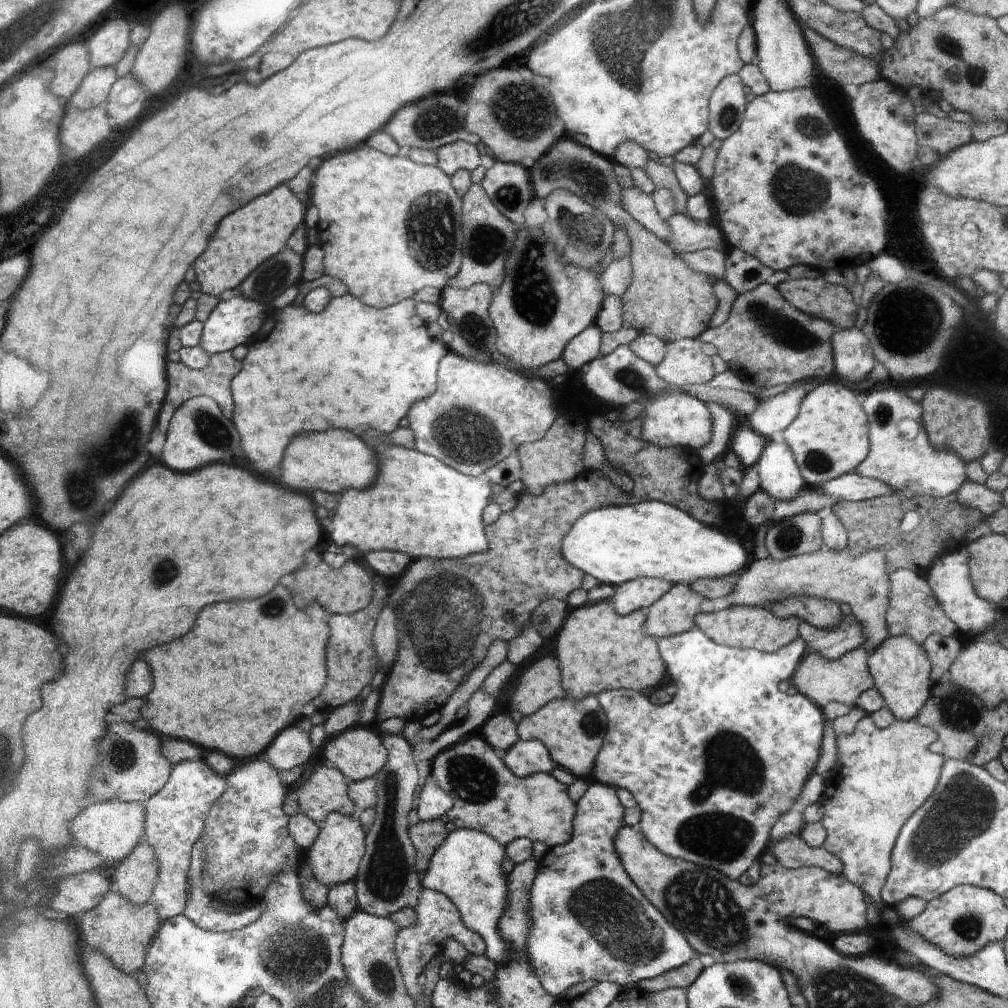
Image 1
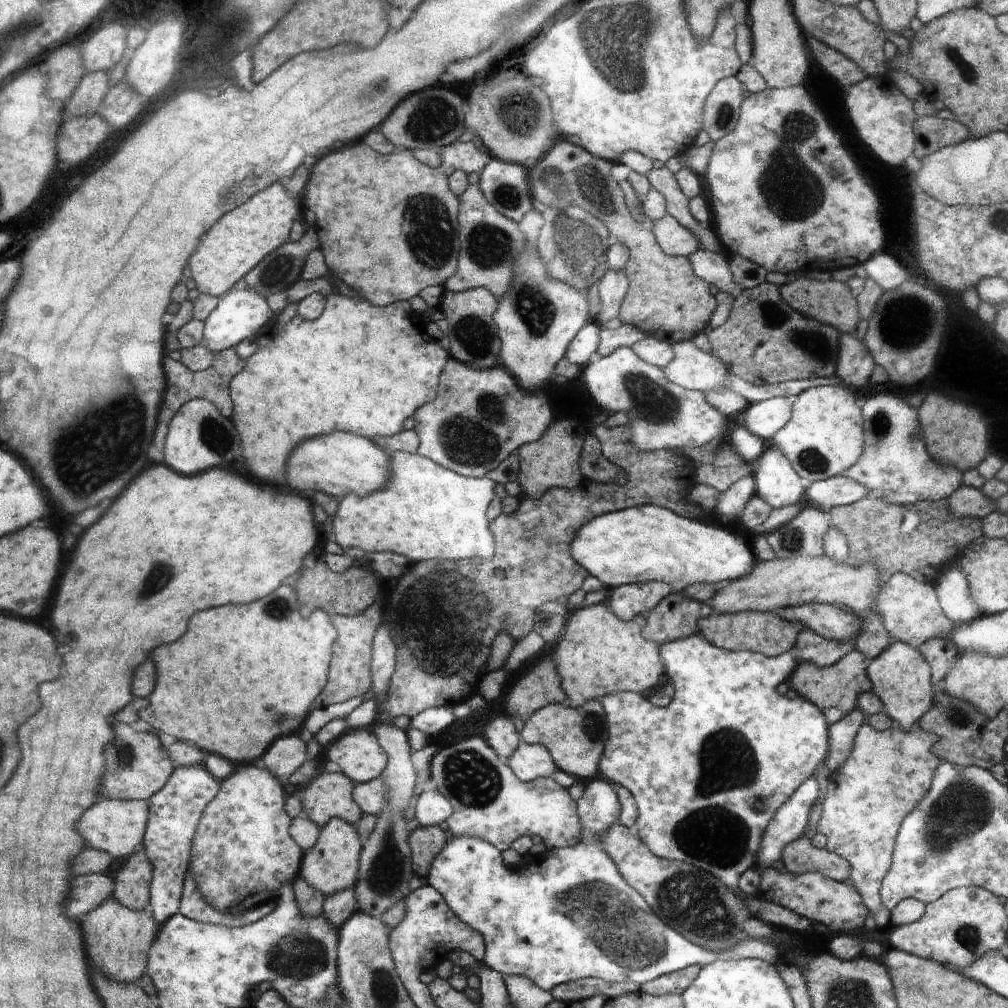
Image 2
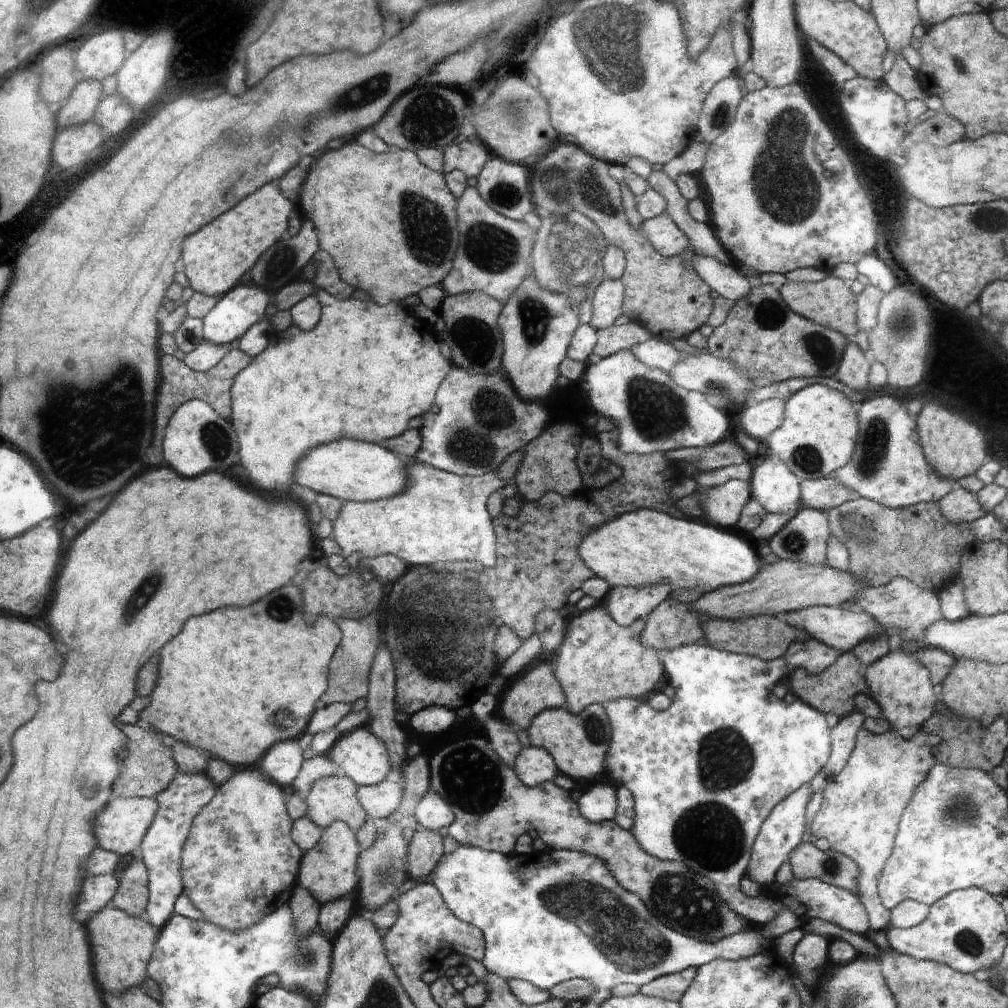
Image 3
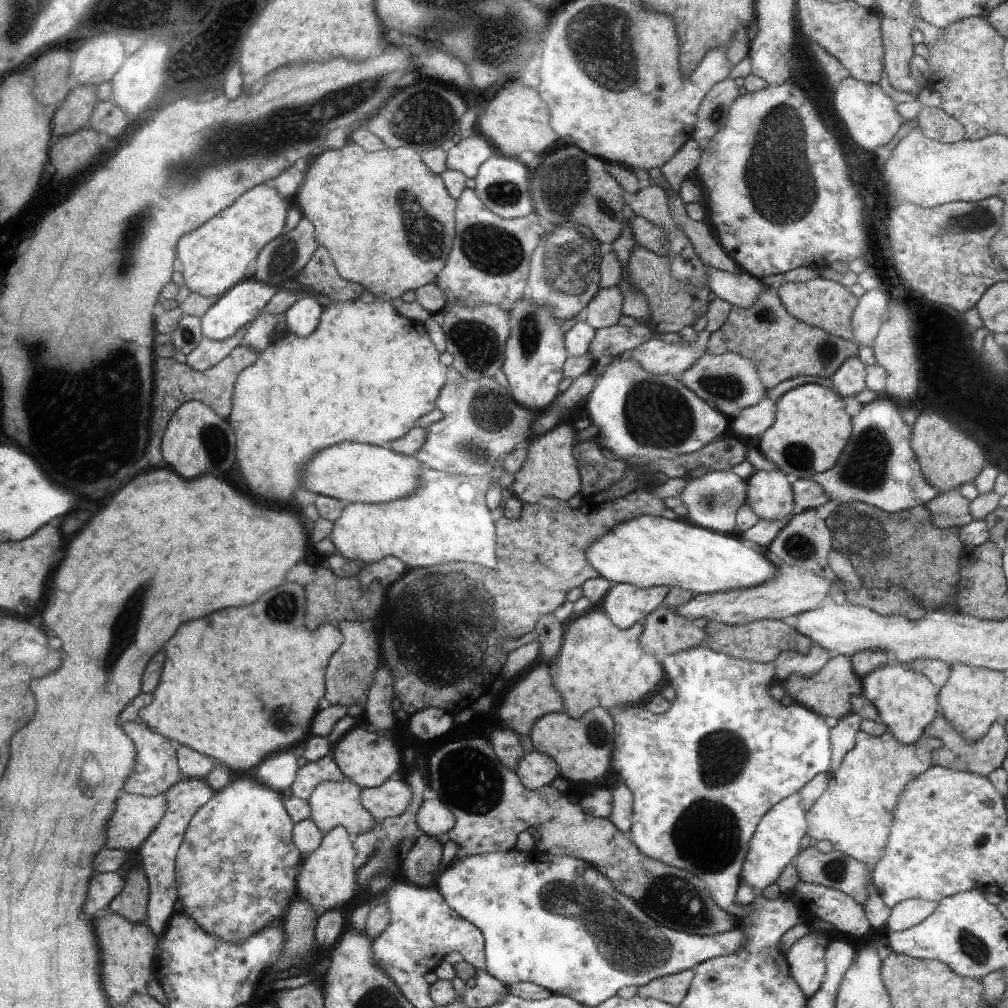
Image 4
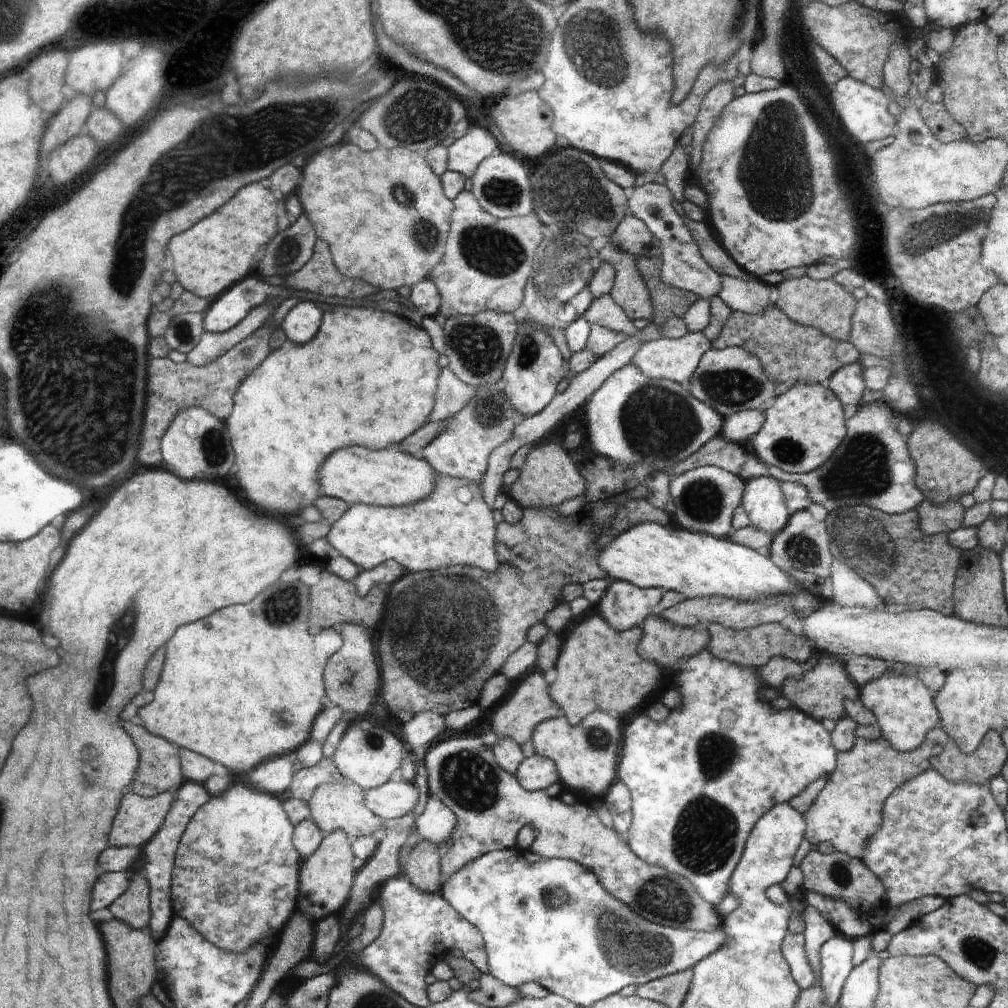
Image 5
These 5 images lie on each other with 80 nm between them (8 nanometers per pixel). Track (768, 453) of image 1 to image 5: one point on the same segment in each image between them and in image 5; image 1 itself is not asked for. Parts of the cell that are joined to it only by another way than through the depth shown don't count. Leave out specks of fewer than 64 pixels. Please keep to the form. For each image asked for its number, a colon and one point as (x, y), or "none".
2: (777, 483)
3: (773, 485)
4: (769, 493)
5: (763, 498)

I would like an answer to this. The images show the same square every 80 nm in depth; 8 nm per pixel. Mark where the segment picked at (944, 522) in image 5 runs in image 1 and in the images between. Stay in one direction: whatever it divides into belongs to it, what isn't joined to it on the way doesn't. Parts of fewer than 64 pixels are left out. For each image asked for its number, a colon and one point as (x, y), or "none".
1: (979, 496)
2: (968, 500)
3: (960, 506)
4: (951, 509)

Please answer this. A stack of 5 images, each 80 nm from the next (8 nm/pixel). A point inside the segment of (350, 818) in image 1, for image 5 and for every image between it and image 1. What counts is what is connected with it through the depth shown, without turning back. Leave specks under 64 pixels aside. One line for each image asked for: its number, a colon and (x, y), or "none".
2: (331, 865)
3: (328, 871)
4: (327, 881)
5: (327, 875)

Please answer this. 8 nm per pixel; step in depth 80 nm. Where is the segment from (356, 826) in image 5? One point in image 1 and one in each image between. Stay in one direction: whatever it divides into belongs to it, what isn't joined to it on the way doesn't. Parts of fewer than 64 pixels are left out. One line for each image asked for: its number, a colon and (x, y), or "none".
1: (327, 789)
2: (329, 795)
3: (332, 798)
4: (333, 803)

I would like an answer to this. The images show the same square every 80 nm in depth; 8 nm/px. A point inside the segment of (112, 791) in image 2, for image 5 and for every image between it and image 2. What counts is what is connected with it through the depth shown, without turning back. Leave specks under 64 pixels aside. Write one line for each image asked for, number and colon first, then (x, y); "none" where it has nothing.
3: (149, 767)
4: (156, 772)
5: (161, 772)

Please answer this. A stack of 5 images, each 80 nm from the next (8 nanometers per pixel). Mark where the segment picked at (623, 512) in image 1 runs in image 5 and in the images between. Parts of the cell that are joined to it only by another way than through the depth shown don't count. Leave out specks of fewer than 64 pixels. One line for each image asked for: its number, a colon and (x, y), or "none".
2: (633, 545)
3: (648, 547)
4: (646, 551)
5: (649, 556)

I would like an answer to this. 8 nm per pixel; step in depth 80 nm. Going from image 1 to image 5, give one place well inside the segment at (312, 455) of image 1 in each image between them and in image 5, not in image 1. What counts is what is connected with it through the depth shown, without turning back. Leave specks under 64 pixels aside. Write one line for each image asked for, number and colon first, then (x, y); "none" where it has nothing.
2: (340, 463)
3: (347, 469)
4: (351, 472)
5: (386, 477)

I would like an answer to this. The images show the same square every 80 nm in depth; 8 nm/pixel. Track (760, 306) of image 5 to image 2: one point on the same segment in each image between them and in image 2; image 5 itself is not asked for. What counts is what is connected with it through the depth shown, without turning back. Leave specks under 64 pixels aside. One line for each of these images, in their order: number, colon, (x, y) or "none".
2: (710, 265)
3: (723, 279)
4: (741, 289)

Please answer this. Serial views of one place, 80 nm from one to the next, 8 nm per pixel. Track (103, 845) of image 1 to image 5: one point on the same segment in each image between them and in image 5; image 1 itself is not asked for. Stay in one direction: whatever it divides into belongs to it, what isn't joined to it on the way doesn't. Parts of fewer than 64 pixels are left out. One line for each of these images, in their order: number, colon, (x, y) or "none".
2: (117, 826)
3: (122, 829)
4: (137, 816)
5: (140, 820)

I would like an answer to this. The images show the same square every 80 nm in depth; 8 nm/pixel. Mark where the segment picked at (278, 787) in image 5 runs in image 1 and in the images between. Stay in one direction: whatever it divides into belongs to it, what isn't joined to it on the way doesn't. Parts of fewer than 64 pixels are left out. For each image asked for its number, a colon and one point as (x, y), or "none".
1: (294, 748)
2: (289, 752)
3: (281, 765)
4: (279, 772)

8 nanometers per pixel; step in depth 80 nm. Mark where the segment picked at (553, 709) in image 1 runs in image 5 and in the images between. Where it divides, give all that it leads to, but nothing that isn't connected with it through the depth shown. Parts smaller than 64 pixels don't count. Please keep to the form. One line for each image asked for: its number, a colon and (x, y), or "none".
2: (576, 737)
3: (583, 739)
4: (582, 748)
5: (585, 754)

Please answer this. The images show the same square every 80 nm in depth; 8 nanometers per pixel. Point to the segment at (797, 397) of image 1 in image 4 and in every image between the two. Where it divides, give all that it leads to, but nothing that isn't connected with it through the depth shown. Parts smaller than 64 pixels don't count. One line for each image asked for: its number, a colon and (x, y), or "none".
2: (764, 419)
3: (760, 421)
4: (752, 424)

